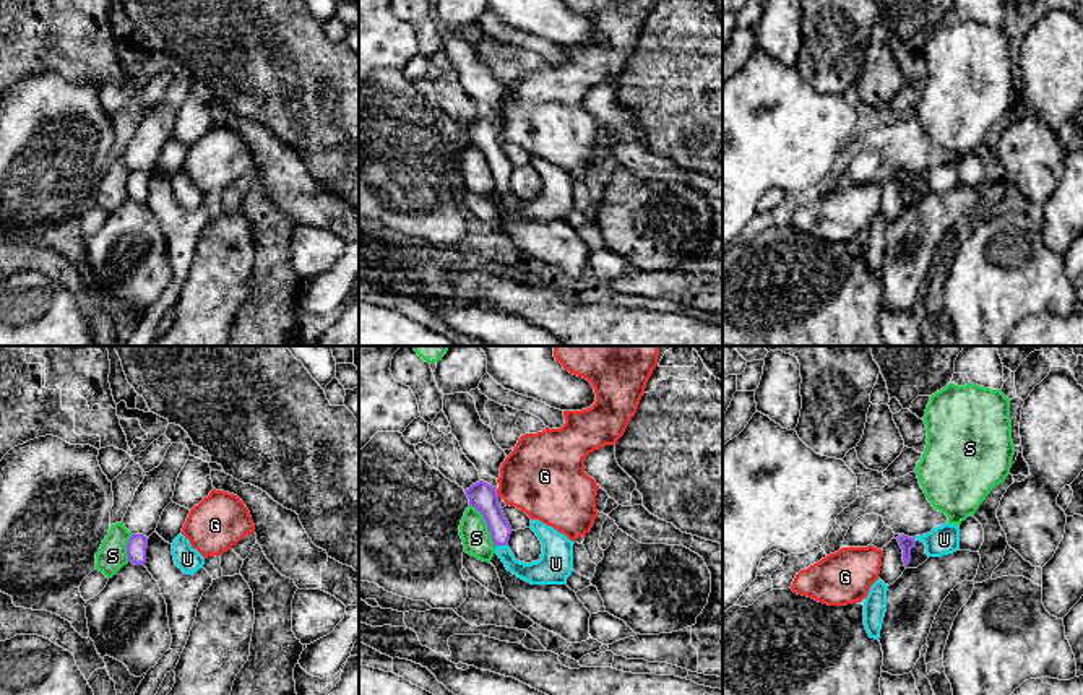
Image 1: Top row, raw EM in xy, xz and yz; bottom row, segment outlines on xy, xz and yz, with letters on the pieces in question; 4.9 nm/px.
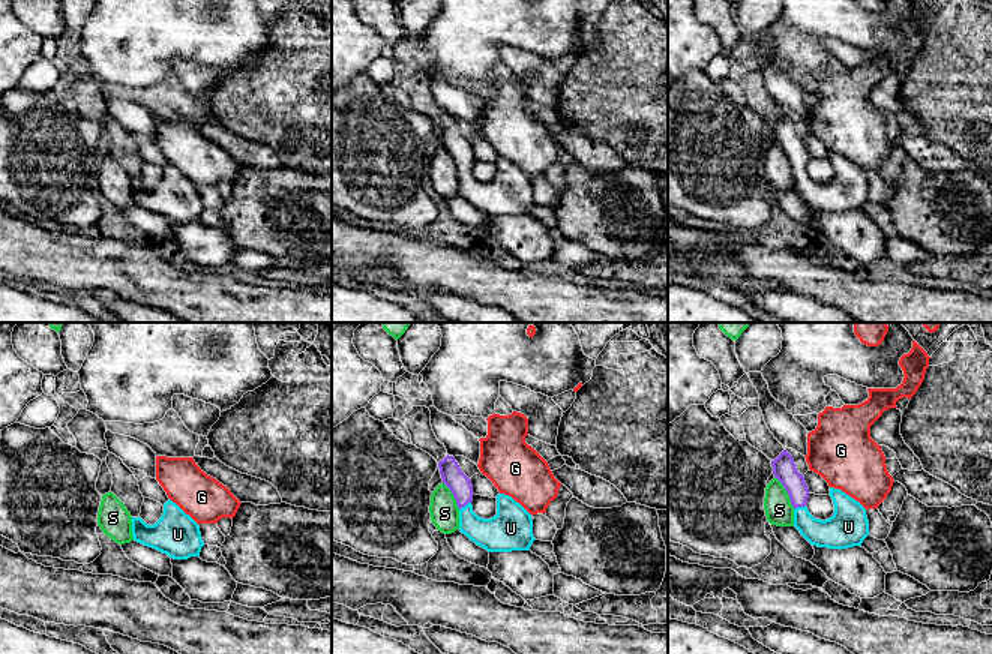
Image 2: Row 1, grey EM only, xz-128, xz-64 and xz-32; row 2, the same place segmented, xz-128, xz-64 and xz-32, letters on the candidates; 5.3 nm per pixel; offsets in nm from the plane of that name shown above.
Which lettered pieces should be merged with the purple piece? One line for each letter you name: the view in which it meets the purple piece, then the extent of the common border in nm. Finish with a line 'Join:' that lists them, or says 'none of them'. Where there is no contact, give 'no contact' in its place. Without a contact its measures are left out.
U: xz | 70 nm
Join: U

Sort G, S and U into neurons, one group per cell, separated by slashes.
G / S / U

